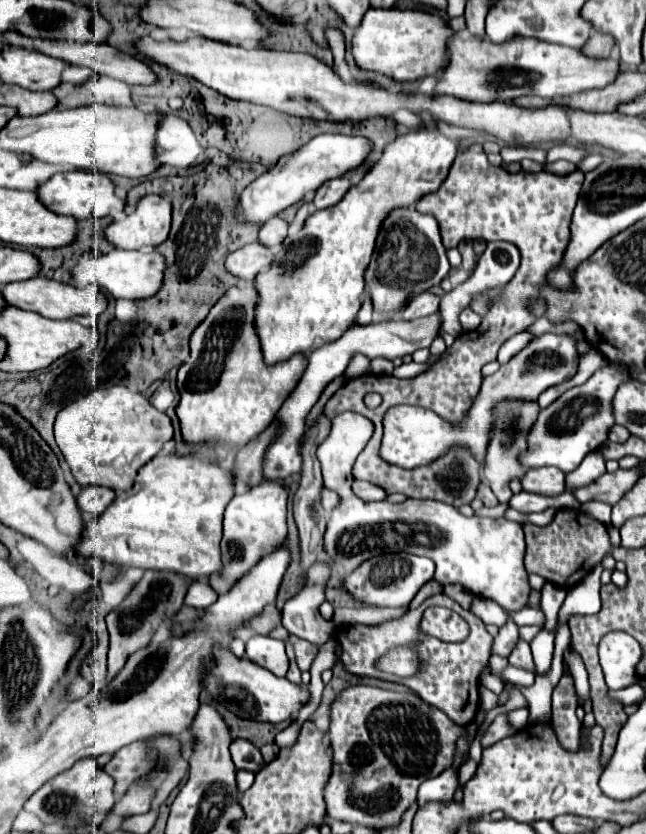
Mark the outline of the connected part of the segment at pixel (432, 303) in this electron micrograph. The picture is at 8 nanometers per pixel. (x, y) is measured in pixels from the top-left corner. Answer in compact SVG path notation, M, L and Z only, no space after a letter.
M420 294L414 298L414 302L410 302L408 310L410 312L414 310L414 318L420 318L438 312L438 306L440 306L440 298L436 294Z

